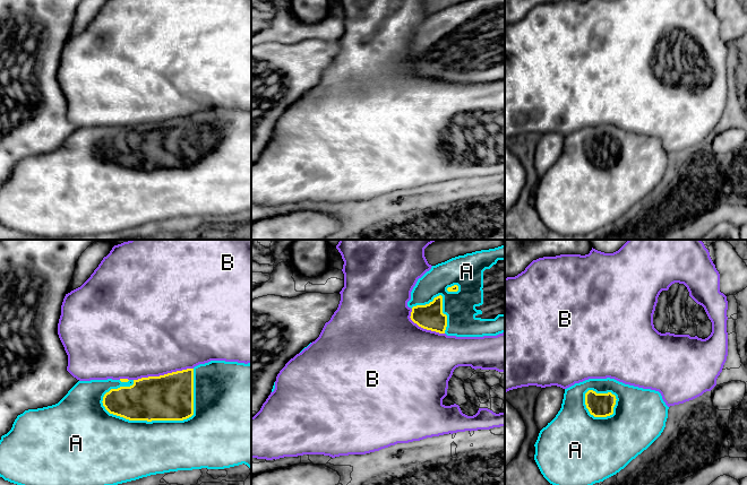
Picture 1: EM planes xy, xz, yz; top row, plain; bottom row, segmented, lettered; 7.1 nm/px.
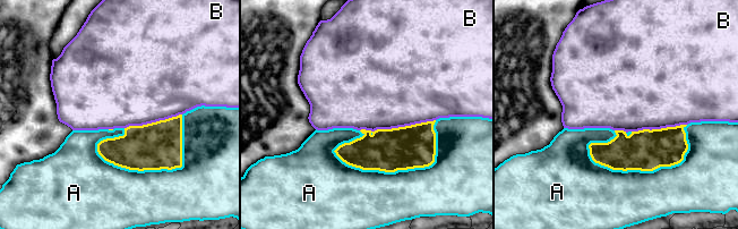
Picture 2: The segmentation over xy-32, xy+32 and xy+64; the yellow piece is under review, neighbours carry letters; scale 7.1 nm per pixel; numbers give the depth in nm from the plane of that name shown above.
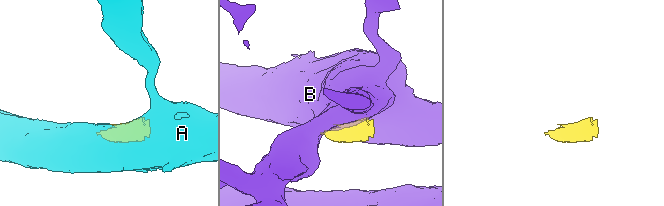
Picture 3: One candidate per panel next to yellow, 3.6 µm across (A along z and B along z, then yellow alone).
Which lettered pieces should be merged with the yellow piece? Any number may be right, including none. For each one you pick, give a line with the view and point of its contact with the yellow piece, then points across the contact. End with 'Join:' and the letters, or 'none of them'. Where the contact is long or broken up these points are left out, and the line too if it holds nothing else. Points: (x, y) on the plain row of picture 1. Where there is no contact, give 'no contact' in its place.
A: meets yellow in xy at (170, 166)
Join: A

